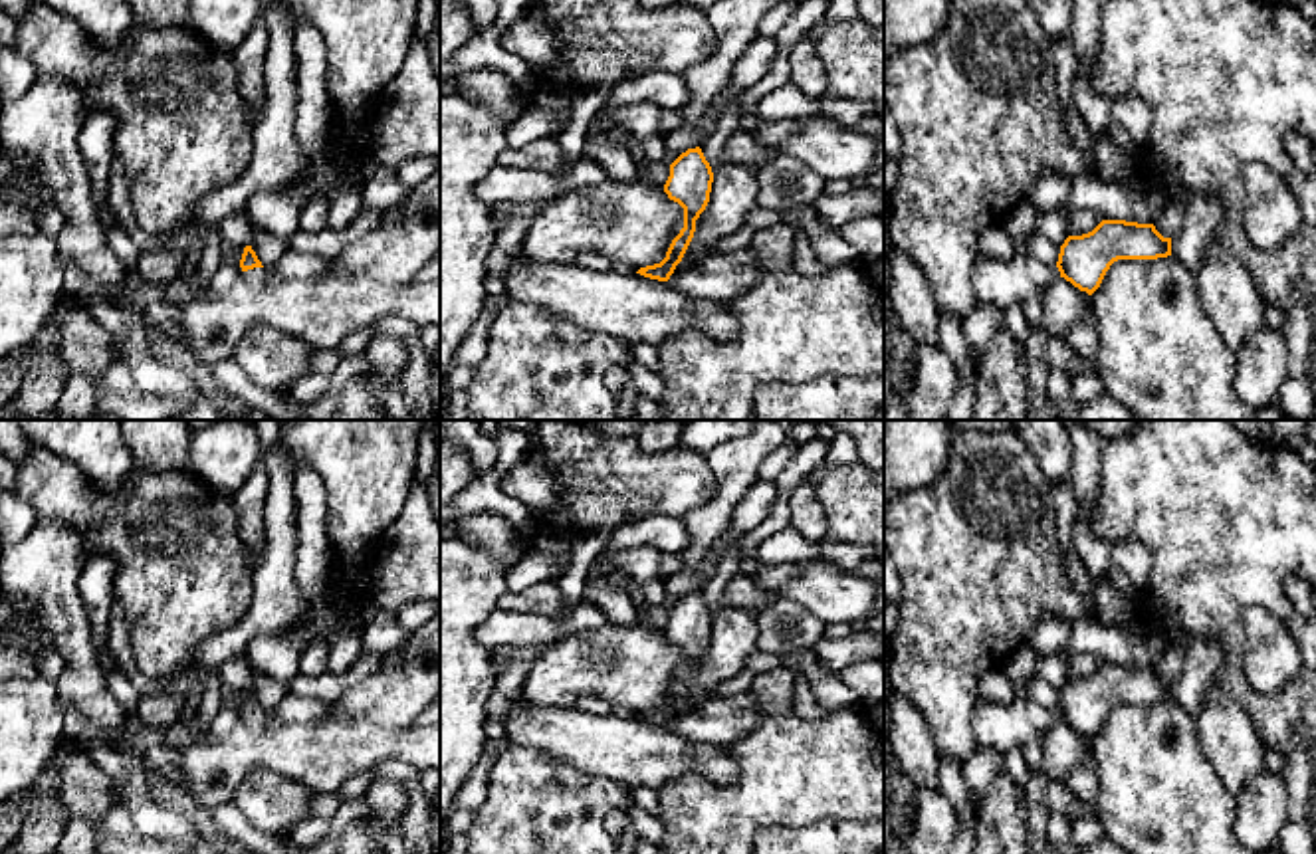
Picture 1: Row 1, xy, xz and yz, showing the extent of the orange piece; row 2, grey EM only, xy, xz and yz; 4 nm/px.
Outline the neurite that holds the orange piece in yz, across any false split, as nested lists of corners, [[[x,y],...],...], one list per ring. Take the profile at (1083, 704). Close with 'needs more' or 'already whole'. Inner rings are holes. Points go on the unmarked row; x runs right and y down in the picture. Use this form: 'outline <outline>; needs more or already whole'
outline [[[1102,664],[1088,678],[1068,680],[1054,709],[1029,697],[997,703],[979,695],[973,737],[979,747],[1001,755],[1023,749],[1033,737],[1044,737],[1058,721],[1092,739],[1114,705],[1167,699],[1171,699],[1171,682],[1163,682],[1153,668]]]; needs more

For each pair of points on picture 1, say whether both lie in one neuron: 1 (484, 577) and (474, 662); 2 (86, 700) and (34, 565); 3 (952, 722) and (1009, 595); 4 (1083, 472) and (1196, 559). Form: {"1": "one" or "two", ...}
{"1": "one", "2": "one", "3": "one", "4": "two"}

